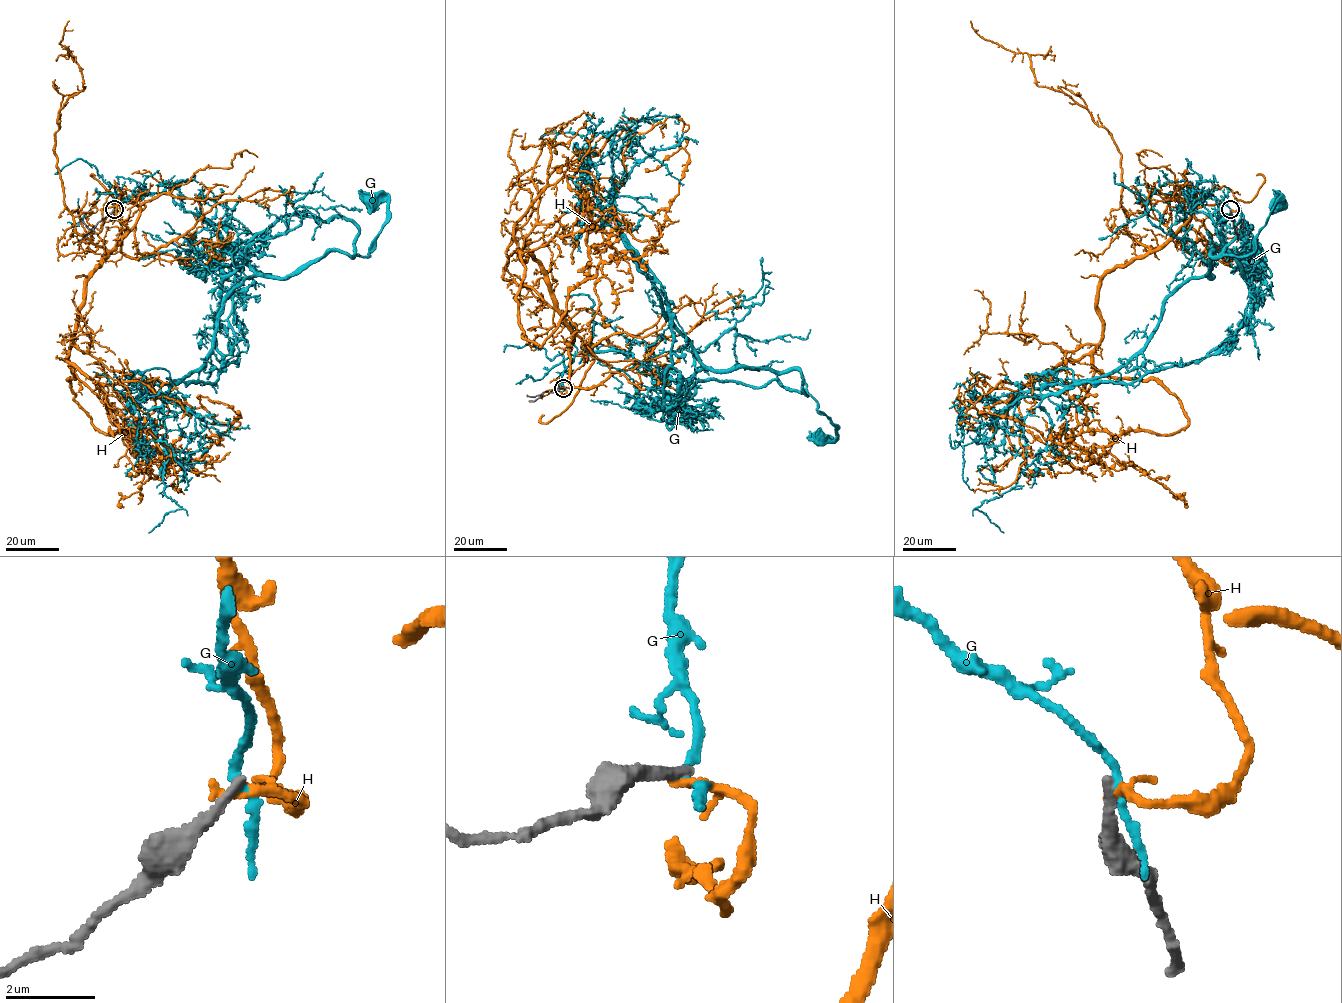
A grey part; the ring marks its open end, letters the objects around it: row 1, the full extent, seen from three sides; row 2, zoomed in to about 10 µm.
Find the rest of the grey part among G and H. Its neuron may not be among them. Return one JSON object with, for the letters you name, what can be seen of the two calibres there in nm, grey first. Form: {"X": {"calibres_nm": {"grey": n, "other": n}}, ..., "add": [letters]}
{"add": []}

